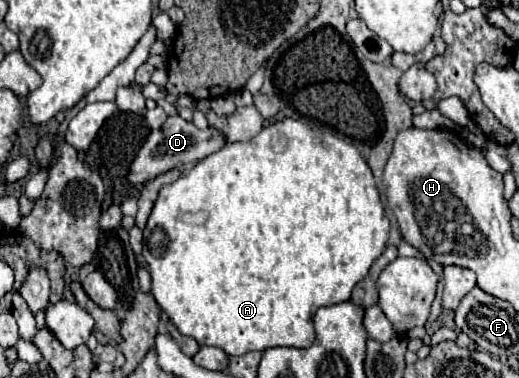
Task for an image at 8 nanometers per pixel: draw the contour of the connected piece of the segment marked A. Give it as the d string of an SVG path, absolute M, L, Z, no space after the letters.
M307 118L278 120L262 128L260 134L256 134L248 142L232 142L220 148L218 152L208 154L188 174L182 174L176 182L162 186L148 218L148 224L144 228L142 256L152 276L152 296L184 336L192 336L194 340L198 340L198 344L222 348L230 356L242 356L252 350L266 350L274 346L308 348L314 342L314 308L346 302L356 282L360 282L368 274L372 262L384 252L390 220L384 214L374 174L350 138L338 134L335 130L323 130L321 125L322 123L317 125L317 122Z

